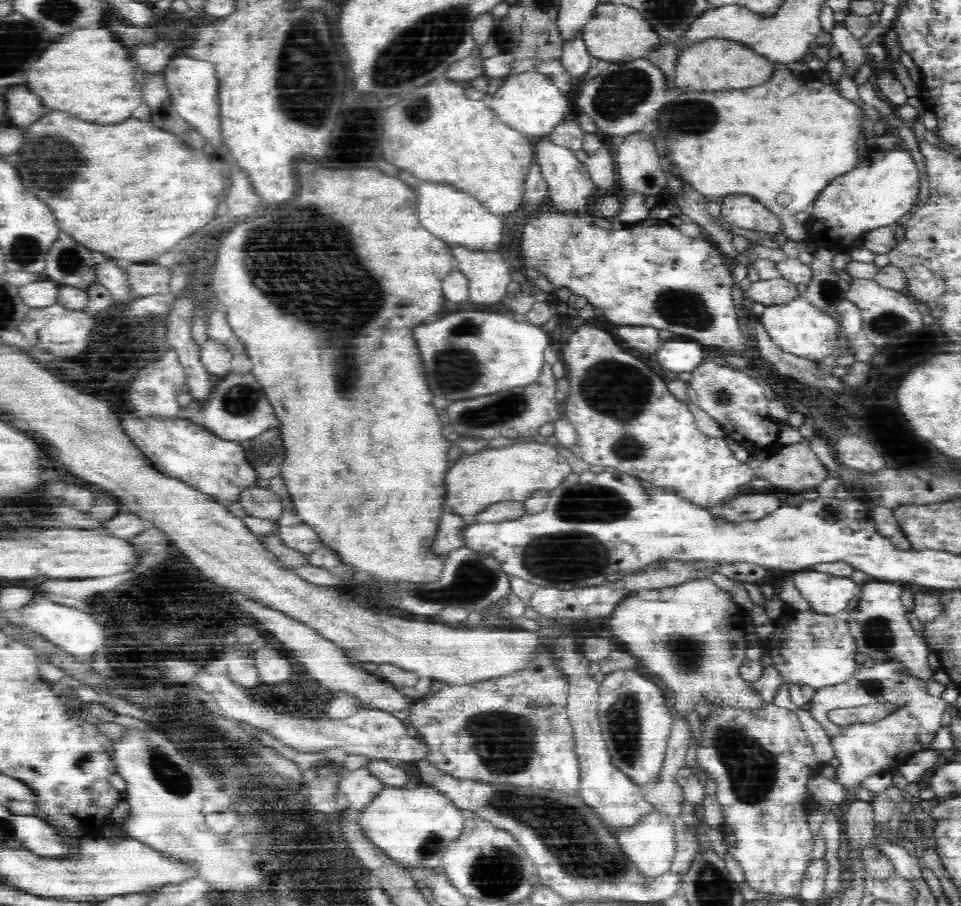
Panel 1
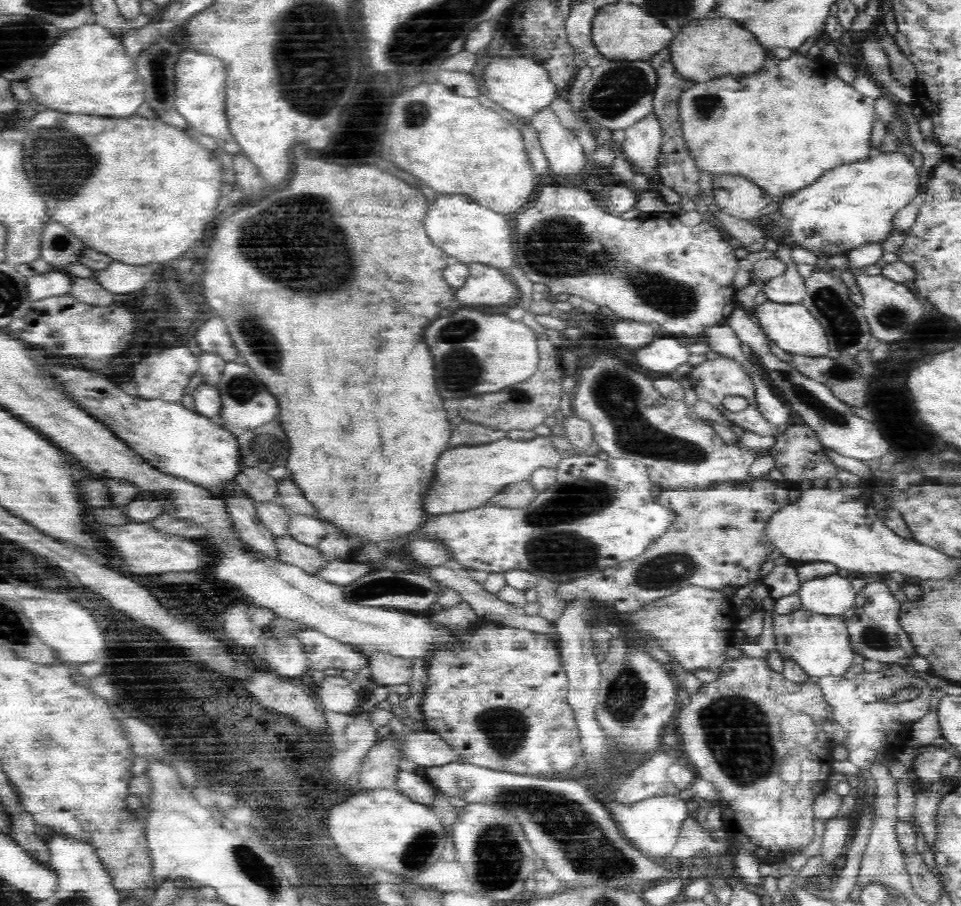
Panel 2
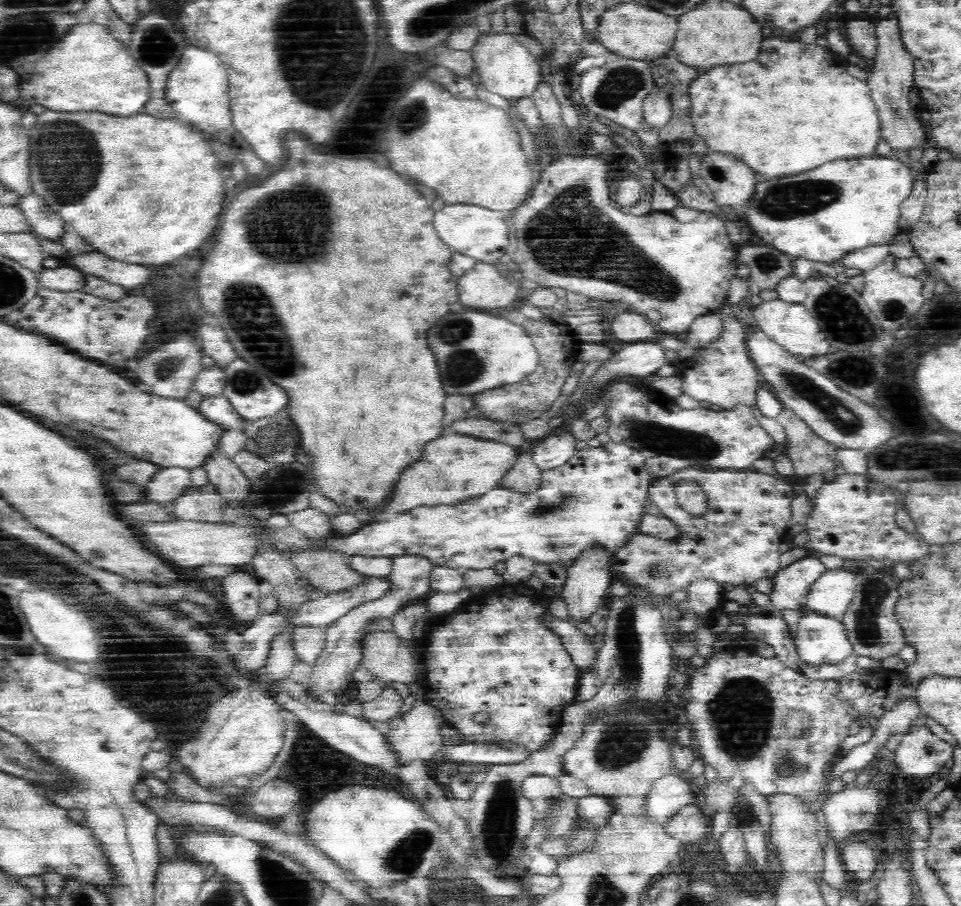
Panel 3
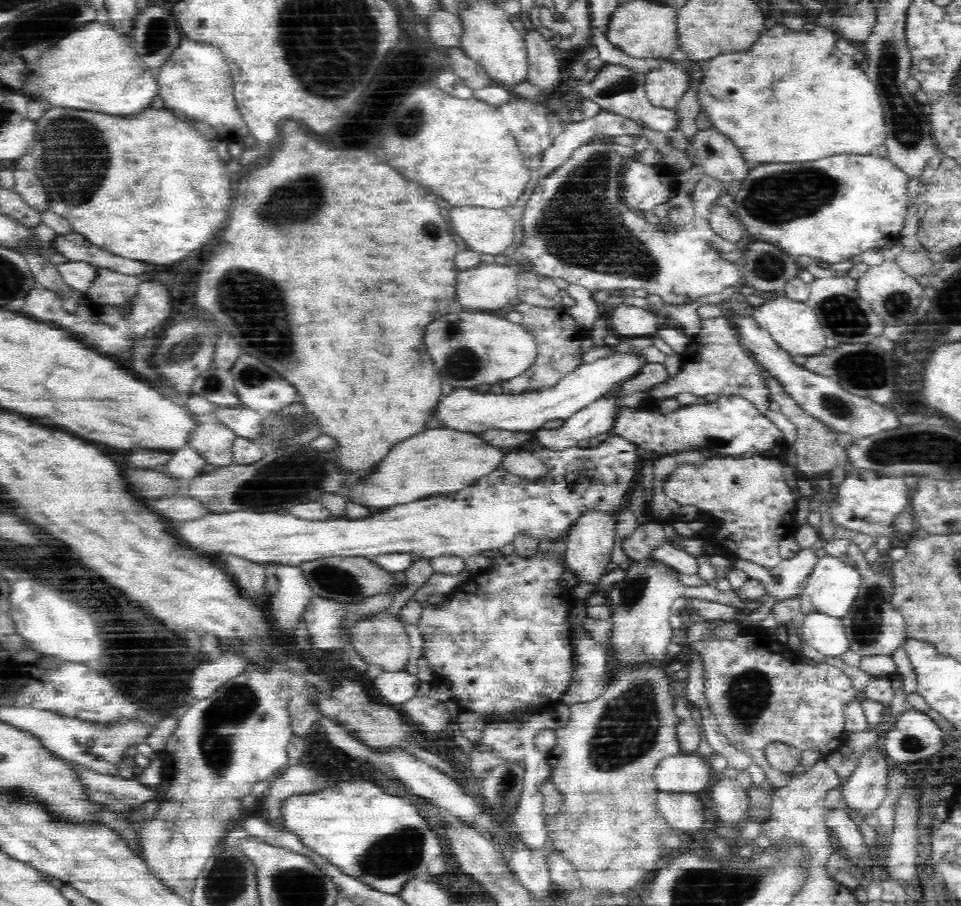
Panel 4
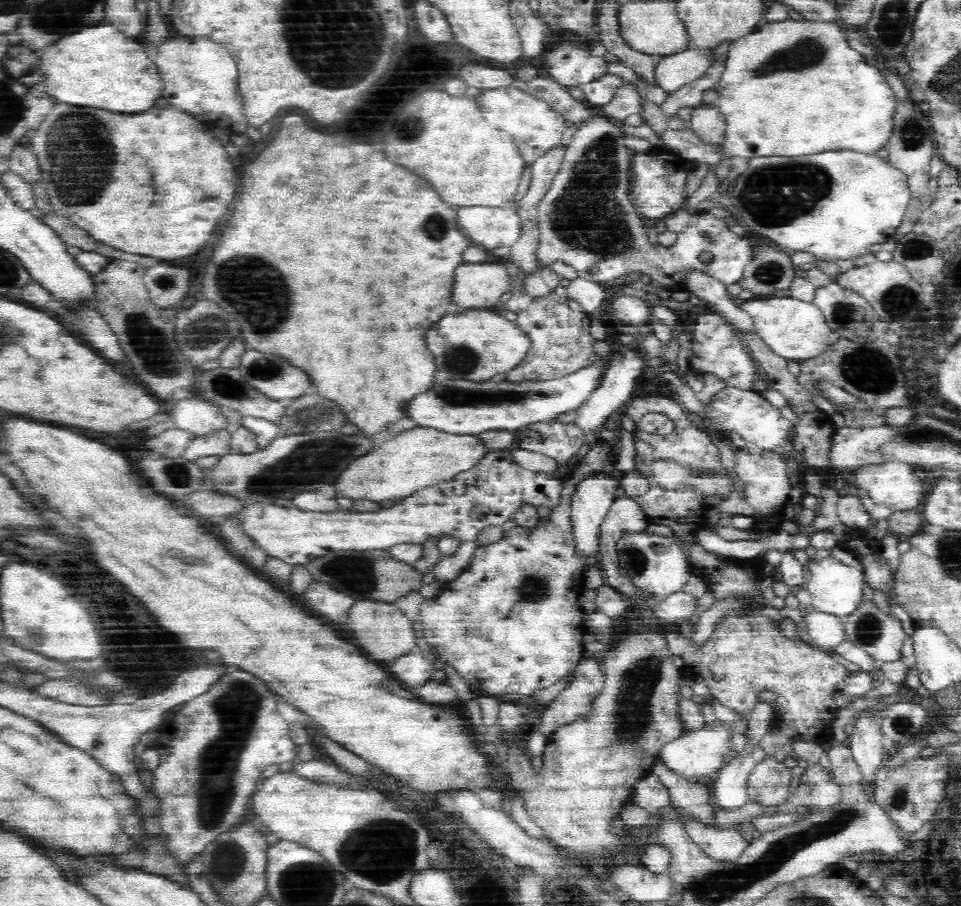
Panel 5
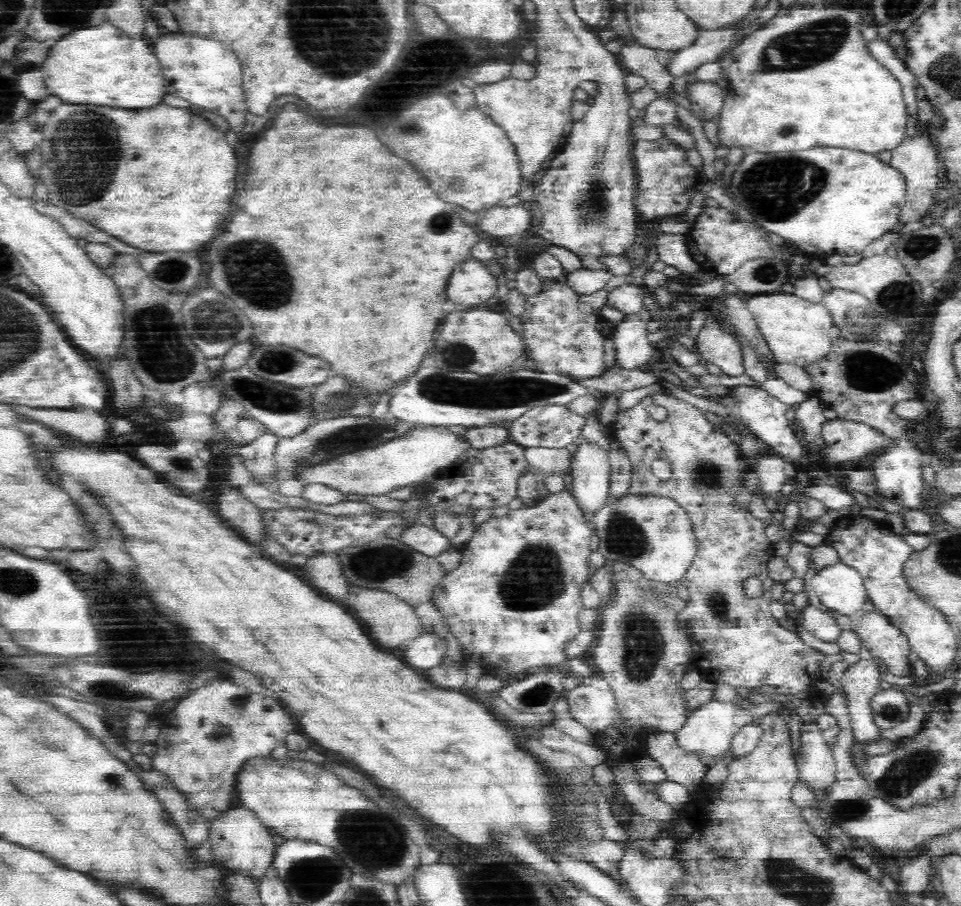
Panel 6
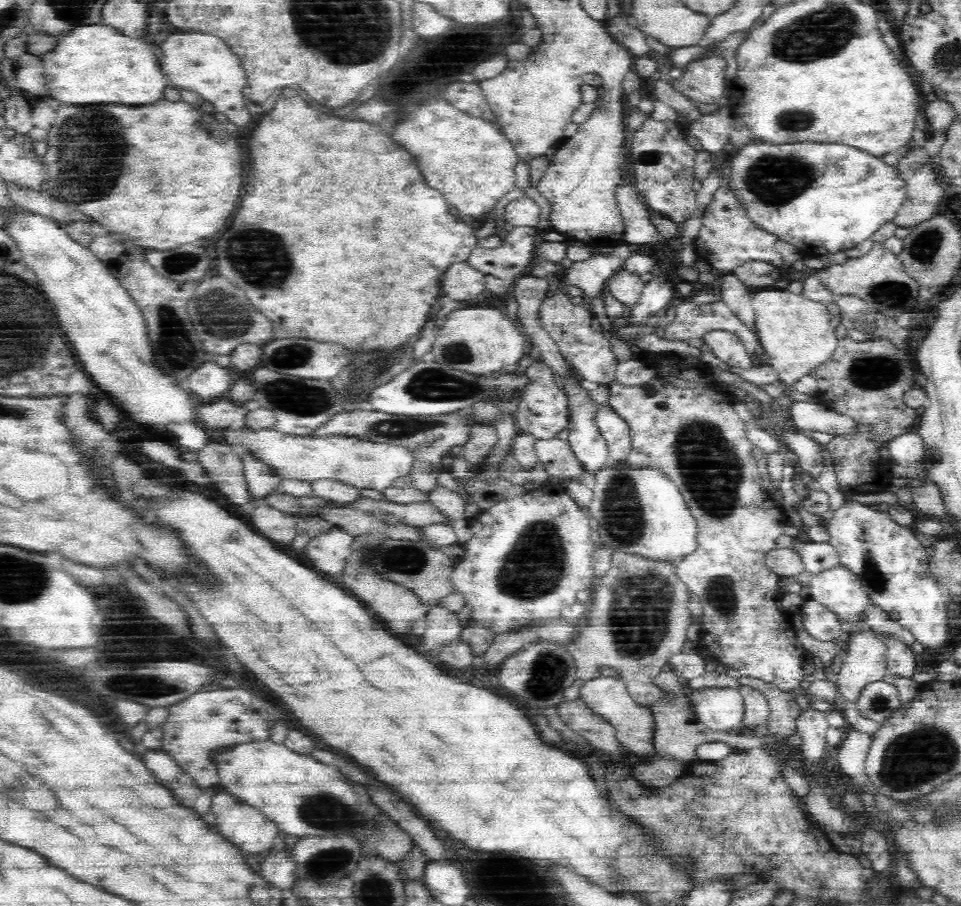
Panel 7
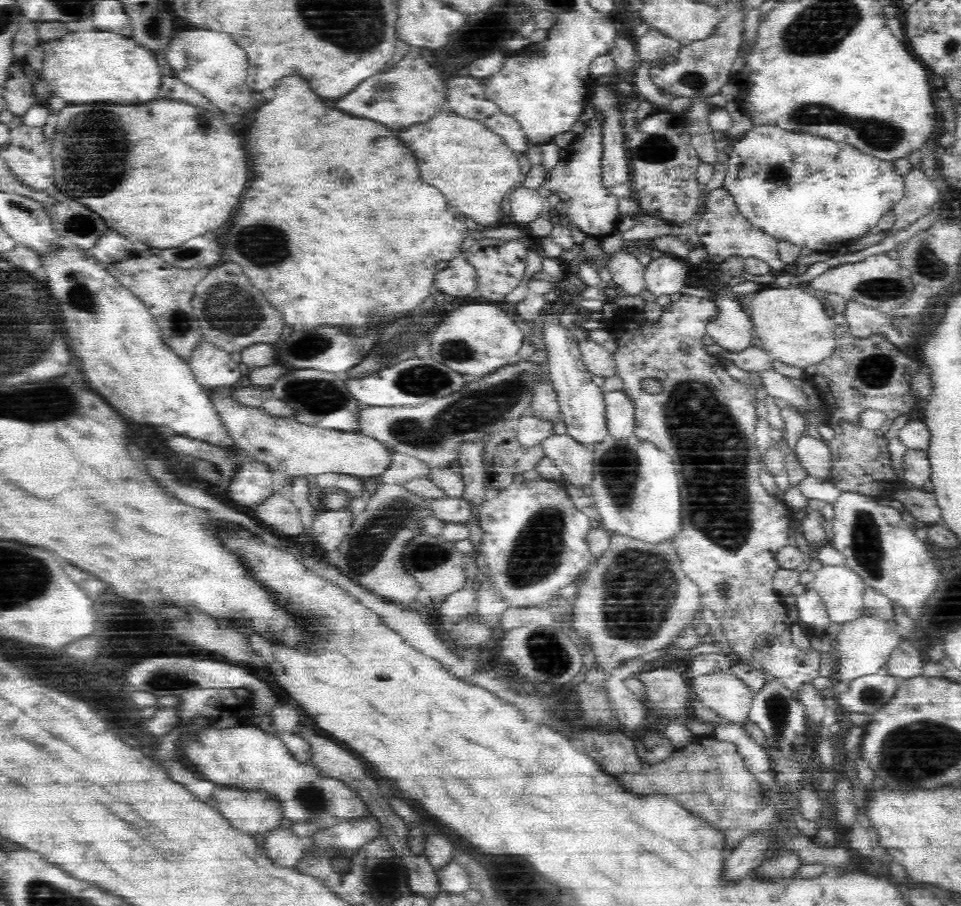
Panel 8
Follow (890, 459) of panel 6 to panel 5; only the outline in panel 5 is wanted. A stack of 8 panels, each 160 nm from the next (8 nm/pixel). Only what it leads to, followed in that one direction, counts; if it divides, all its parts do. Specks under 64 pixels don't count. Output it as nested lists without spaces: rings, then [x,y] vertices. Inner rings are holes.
[[[888,460],[882,464],[864,465],[853,472],[859,498],[873,518],[886,519],[892,513],[912,510],[922,504],[926,496],[924,482],[916,476],[914,468],[918,466],[907,460]]]

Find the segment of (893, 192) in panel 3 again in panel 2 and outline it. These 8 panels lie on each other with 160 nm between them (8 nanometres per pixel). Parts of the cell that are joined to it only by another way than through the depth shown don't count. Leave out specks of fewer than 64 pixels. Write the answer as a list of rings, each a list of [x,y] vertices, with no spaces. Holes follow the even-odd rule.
[[[879,153],[858,162],[840,164],[824,172],[814,184],[787,193],[776,201],[768,194],[762,200],[762,214],[768,215],[768,224],[762,227],[766,238],[771,237],[779,245],[785,245],[784,240],[790,240],[790,248],[803,248],[812,253],[840,256],[868,246],[882,244],[896,230],[894,219],[896,214],[913,202],[919,192],[919,176],[913,166],[913,161],[902,153]]]

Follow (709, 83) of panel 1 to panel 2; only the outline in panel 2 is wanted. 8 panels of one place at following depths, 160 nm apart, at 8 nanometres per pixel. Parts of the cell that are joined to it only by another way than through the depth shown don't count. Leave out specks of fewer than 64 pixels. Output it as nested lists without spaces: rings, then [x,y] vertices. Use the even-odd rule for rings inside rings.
[[[715,13],[688,20],[668,49],[676,70],[692,81],[710,80],[718,74],[752,74],[762,66],[767,54],[756,35],[739,20]]]

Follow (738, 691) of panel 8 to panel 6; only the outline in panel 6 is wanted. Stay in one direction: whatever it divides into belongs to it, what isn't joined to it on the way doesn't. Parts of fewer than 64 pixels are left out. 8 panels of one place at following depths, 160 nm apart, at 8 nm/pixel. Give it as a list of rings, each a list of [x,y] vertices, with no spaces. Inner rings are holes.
[[[710,699],[702,702],[690,711],[690,718],[686,725],[677,731],[679,746],[688,750],[695,750],[703,755],[704,759],[713,763],[720,758],[724,751],[731,746],[733,736],[742,728],[742,726],[752,723],[755,719],[768,715],[774,710],[774,703],[764,702],[742,708],[740,704],[734,702],[722,702],[722,700]]]

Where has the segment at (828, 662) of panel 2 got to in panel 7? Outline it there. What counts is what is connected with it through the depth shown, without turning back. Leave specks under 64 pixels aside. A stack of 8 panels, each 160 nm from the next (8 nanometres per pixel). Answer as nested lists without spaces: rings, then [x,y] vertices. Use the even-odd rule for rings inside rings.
[[[814,598],[805,599],[799,613],[806,632],[817,641],[834,641],[842,633],[836,615]]]

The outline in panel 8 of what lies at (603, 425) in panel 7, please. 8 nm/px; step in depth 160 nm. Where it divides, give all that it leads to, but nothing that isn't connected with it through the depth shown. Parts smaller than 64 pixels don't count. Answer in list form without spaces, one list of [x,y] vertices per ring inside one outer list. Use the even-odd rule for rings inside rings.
[[[625,388],[605,392],[605,403],[609,434],[614,438],[631,434],[636,422],[636,407],[629,392]]]

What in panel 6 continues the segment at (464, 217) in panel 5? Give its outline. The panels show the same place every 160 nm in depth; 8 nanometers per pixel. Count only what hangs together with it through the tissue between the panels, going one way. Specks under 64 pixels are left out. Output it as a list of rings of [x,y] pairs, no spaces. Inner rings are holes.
[[[524,203],[516,206],[494,206],[484,212],[484,216],[476,222],[478,229],[493,238],[524,234],[531,228],[533,217],[529,206]]]

